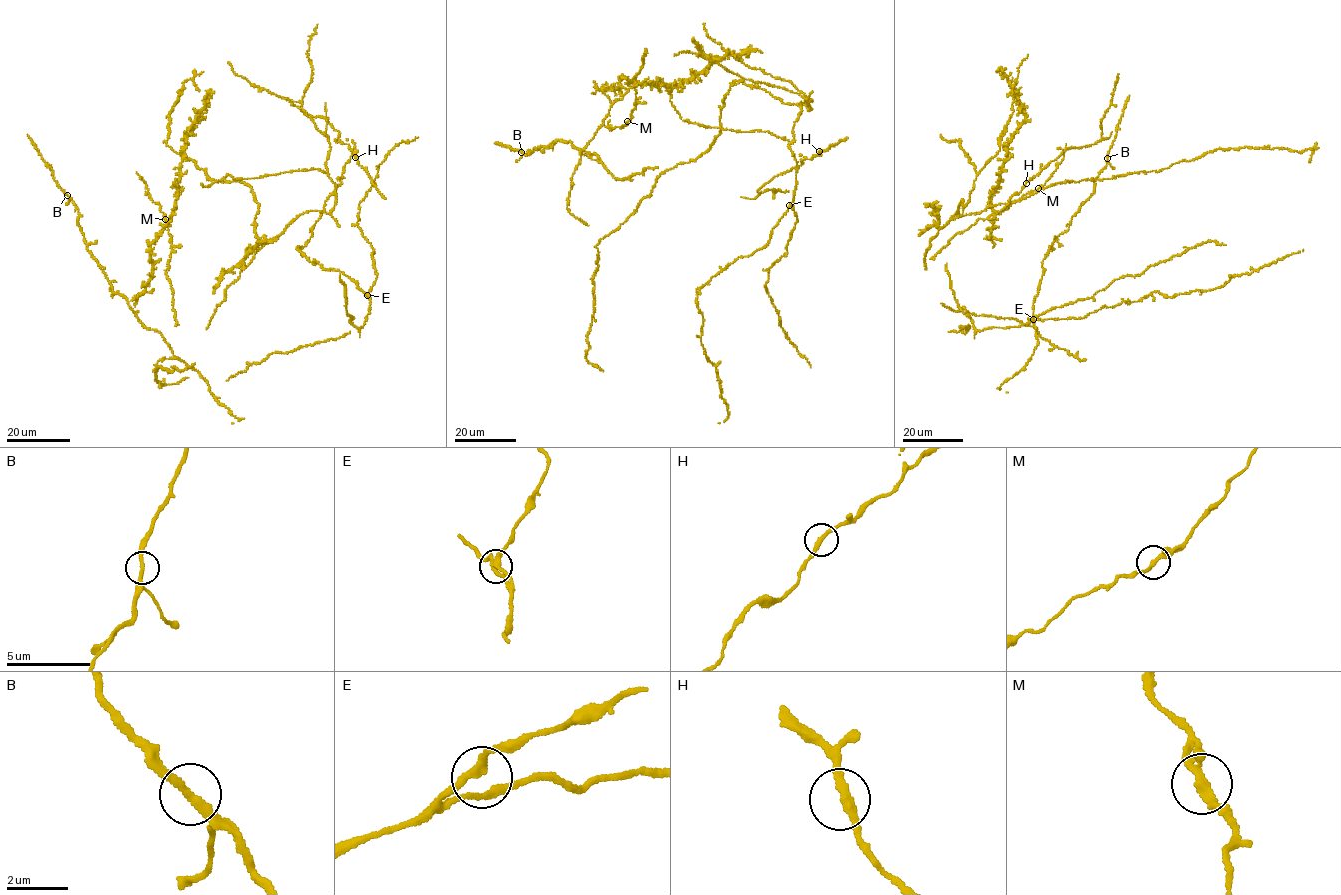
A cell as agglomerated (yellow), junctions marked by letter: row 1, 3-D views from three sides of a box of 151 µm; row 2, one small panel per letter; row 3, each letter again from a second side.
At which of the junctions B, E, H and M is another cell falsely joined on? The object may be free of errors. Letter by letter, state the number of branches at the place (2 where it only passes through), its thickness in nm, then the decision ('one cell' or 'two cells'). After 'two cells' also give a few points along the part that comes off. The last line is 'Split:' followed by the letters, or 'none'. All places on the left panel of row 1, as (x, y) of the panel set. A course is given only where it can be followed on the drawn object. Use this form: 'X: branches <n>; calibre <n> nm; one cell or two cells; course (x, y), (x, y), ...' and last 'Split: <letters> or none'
B: branches 2; calibre 240 nm; one cell
E: branches 2; calibre 260 nm; one cell
H: branches 2; calibre 280 nm; one cell
M: branches 2; calibre 240 nm; one cell
Split: none

